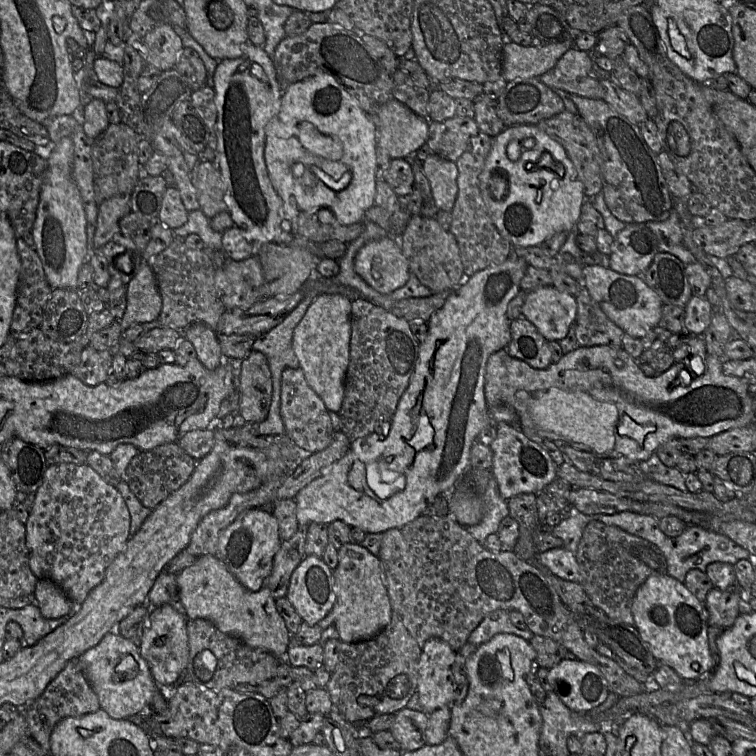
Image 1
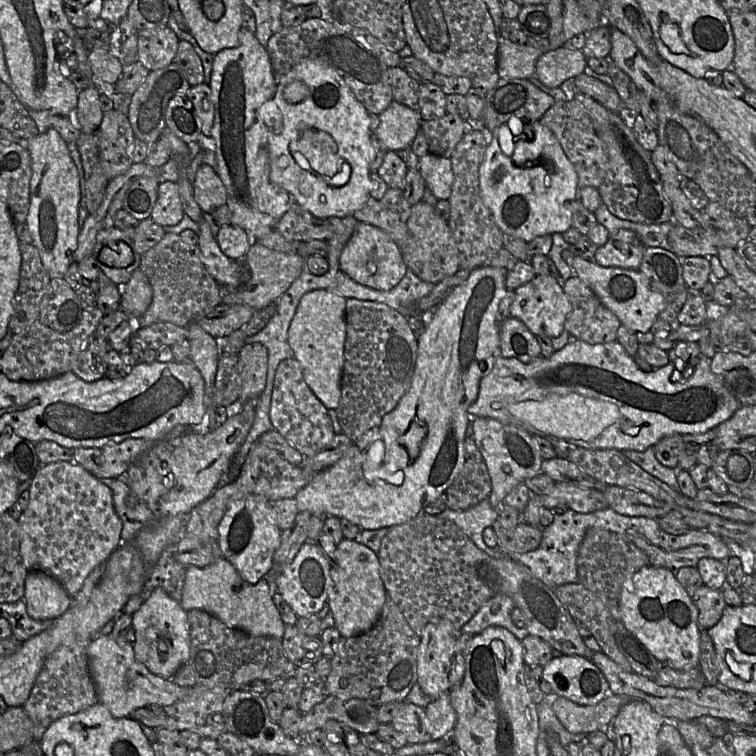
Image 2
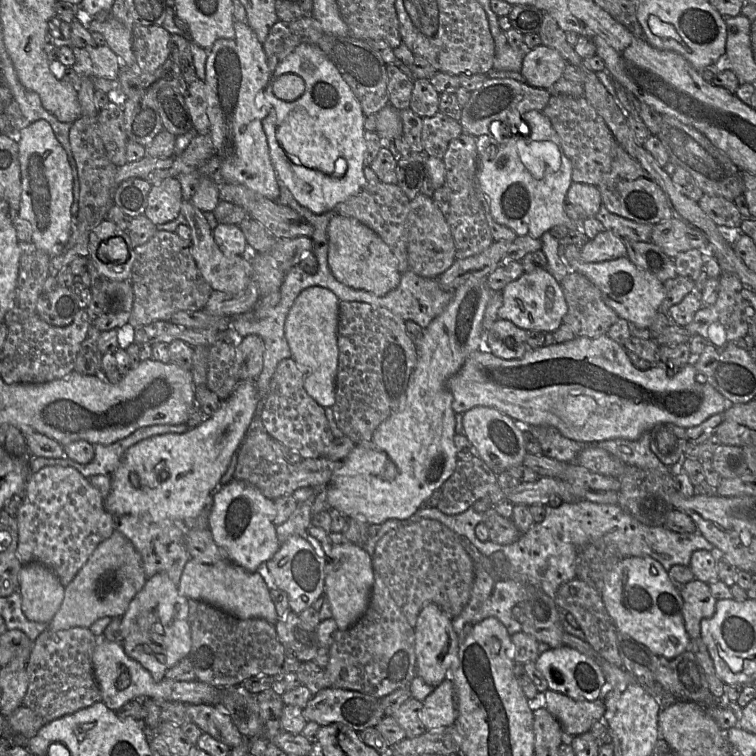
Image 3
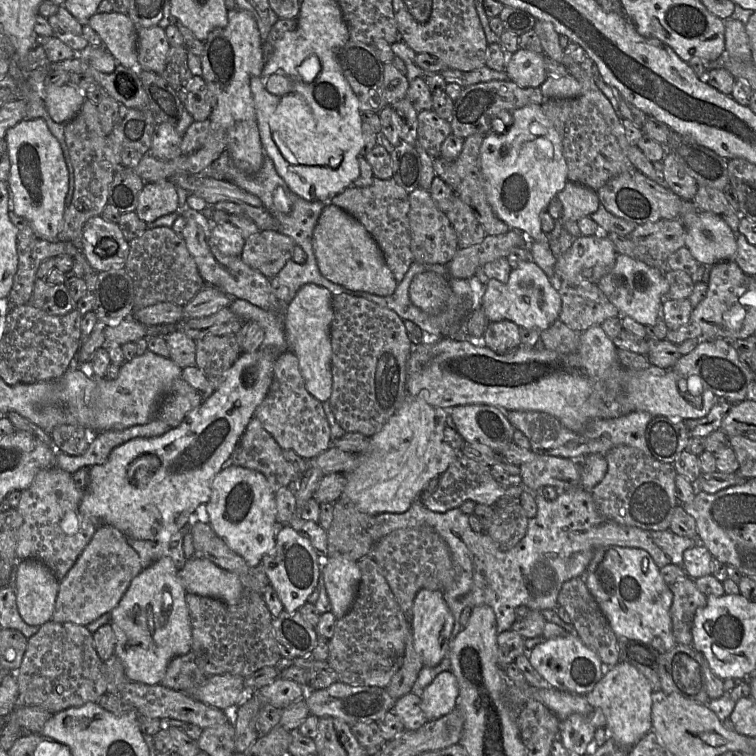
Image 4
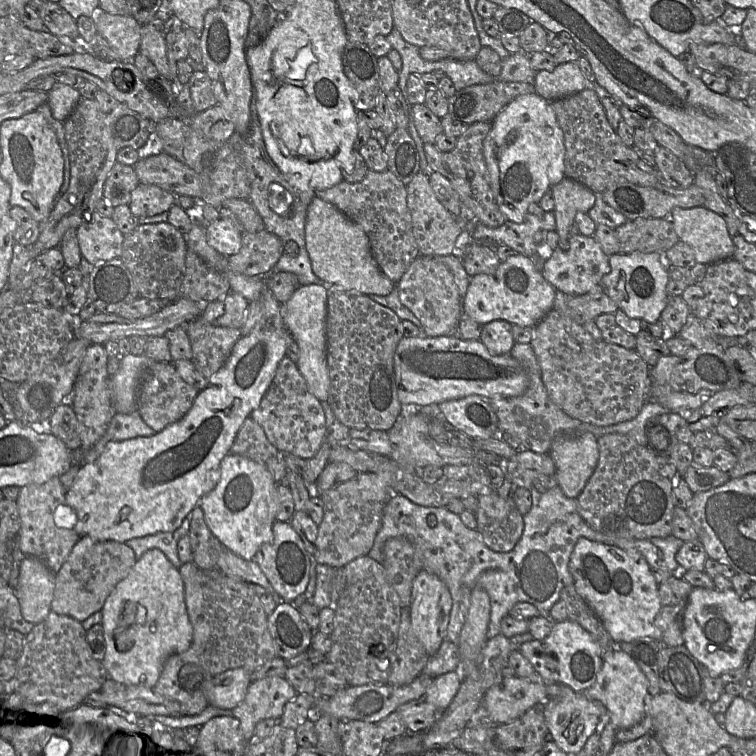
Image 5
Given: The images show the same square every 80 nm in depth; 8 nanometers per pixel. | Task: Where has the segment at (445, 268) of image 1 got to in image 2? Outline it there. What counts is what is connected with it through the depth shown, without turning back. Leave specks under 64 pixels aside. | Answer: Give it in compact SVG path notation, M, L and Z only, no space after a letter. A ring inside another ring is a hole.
M423 200L411 206L406 240L400 248L407 267L425 282L436 284L460 269L456 243L448 223L439 215L435 207Z

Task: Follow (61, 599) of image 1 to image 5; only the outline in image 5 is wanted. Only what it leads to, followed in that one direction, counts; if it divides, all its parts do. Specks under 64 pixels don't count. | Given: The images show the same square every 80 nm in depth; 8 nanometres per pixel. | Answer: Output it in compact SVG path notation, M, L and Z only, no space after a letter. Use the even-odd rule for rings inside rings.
M25 557L19 569L15 594L23 618L33 624L46 619L52 610L55 574L39 559Z

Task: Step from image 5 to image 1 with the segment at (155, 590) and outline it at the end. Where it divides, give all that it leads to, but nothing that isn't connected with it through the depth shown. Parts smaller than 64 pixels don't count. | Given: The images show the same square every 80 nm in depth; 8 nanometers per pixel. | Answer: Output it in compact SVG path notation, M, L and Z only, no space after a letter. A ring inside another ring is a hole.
M169 604L152 607L148 623L139 647L141 656L147 661L153 679L159 686L175 686L184 674L189 660L188 618Z

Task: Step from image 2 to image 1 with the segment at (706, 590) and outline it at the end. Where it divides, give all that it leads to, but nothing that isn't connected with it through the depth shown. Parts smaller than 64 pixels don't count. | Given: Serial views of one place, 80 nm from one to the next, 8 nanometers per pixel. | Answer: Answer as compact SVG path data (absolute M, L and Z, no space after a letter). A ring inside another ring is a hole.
M737 584L732 590L721 591L715 587L711 589L704 602L709 625L722 629L730 628L740 615L739 601L744 591L745 588Z

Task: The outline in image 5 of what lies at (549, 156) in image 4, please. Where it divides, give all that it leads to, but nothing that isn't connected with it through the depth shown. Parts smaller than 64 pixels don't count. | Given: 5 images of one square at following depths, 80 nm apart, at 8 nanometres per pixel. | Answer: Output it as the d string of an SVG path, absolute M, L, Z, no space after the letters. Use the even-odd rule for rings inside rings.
M536 92L510 102L492 121L483 142L483 155L496 203L509 221L521 223L528 207L565 178L564 135L551 102Z

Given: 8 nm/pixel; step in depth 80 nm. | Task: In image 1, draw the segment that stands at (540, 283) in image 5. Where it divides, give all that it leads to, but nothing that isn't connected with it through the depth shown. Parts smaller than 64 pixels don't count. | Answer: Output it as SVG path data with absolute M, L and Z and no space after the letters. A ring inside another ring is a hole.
M553 285L544 286L527 292L521 308L521 316L529 320L548 341L559 342L568 334L577 314L574 296L557 290Z

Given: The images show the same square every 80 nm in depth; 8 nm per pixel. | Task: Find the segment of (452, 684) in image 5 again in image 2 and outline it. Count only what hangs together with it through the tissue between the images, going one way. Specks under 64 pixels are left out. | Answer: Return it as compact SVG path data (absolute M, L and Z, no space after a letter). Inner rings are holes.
M449 692L432 699L425 707L430 740L449 737L456 723L456 712L451 705Z

